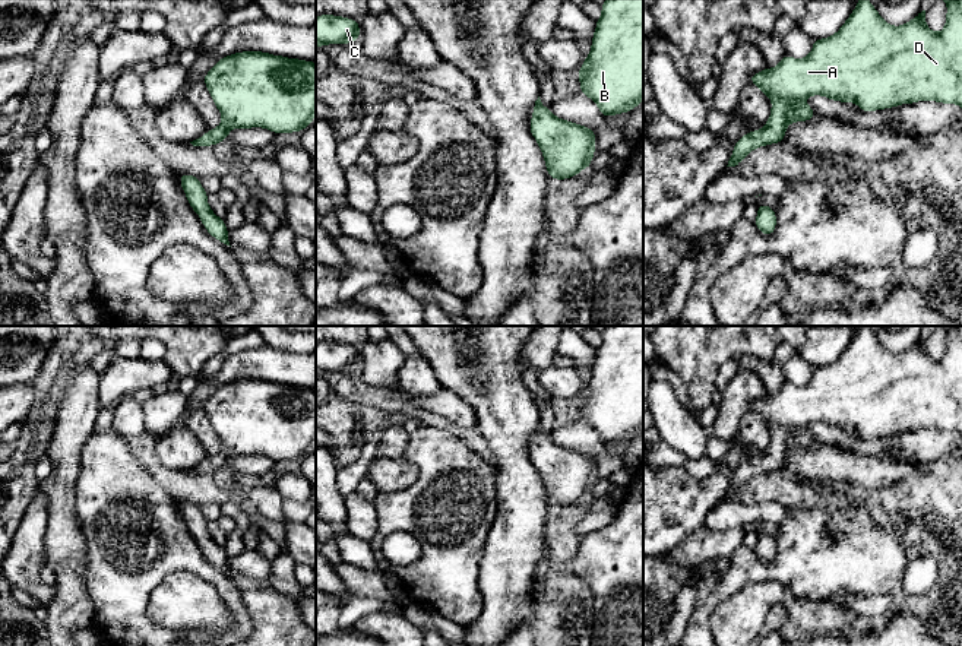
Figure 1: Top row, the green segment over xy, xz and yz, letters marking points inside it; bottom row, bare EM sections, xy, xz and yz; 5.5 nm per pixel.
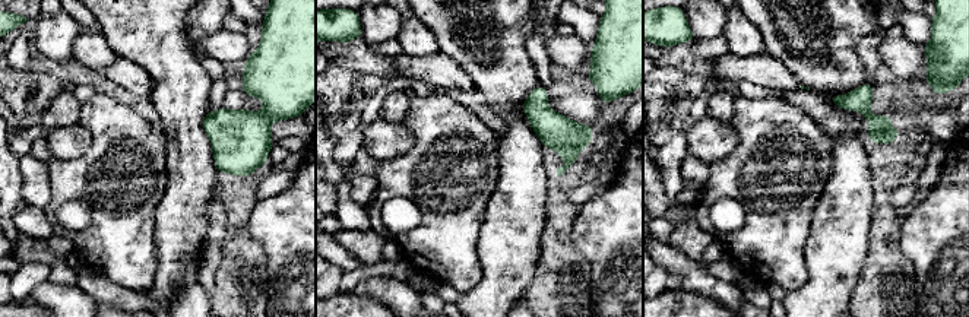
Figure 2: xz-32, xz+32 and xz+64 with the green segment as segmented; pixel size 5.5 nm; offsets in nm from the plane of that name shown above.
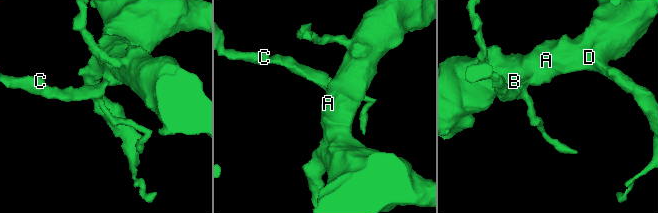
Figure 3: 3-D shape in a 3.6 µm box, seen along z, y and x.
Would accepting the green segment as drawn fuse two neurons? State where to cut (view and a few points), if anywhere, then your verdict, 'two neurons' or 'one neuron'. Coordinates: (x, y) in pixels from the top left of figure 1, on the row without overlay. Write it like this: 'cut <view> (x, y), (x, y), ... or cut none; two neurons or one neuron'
cut none; one neuron

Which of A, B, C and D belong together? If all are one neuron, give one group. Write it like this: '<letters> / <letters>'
A B C D

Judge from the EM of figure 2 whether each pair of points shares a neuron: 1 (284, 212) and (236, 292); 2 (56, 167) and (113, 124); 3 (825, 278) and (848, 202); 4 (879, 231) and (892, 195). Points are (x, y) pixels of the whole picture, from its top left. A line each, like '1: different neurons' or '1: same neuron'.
1: different neurons
2: same neuron
3: same neuron
4: different neurons

